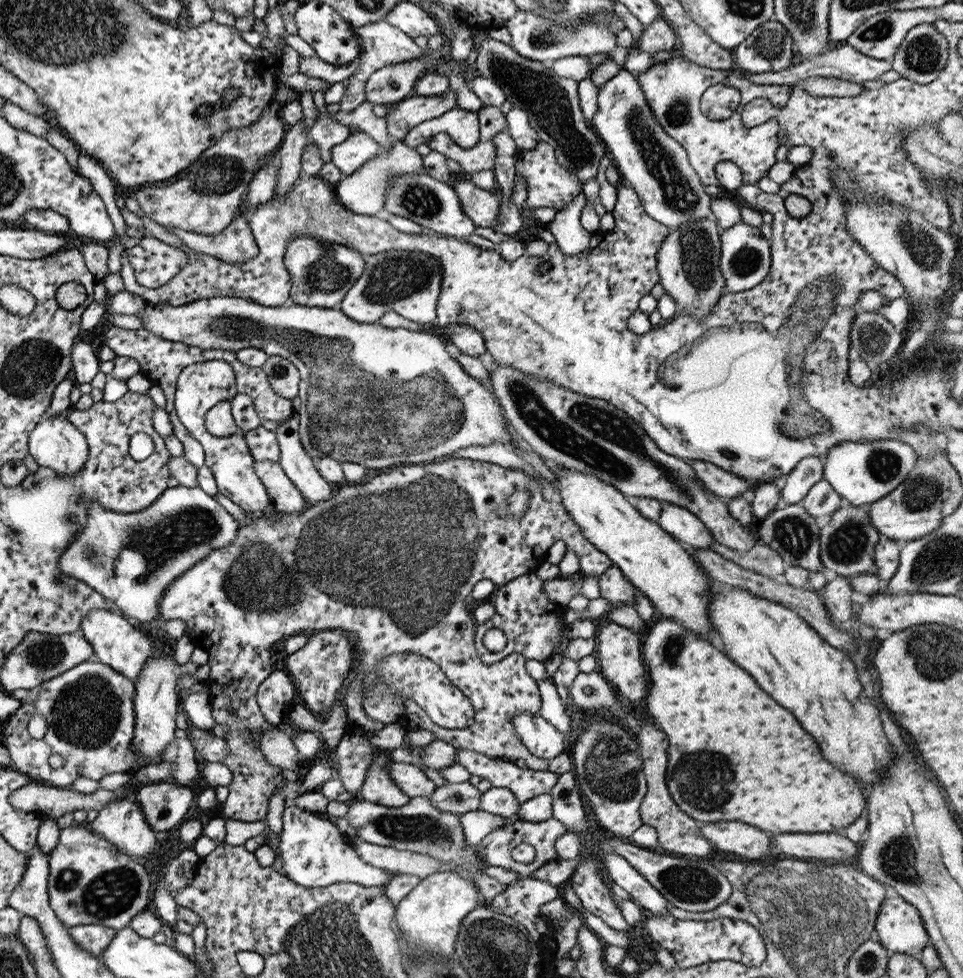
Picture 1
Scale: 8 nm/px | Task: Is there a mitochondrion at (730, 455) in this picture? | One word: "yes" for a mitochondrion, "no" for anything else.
no

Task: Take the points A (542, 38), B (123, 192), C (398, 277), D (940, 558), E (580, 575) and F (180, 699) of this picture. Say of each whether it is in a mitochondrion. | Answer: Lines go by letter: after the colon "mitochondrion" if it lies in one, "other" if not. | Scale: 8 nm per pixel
A: mitochondrion
B: other
C: mitochondrion
D: mitochondrion
E: other
F: other

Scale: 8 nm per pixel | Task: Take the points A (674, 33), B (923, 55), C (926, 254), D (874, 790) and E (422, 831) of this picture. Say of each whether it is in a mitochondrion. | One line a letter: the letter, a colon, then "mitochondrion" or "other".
A: other
B: mitochondrion
C: mitochondrion
D: other
E: mitochondrion

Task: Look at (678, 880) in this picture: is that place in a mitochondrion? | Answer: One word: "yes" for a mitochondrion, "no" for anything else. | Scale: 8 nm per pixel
yes

